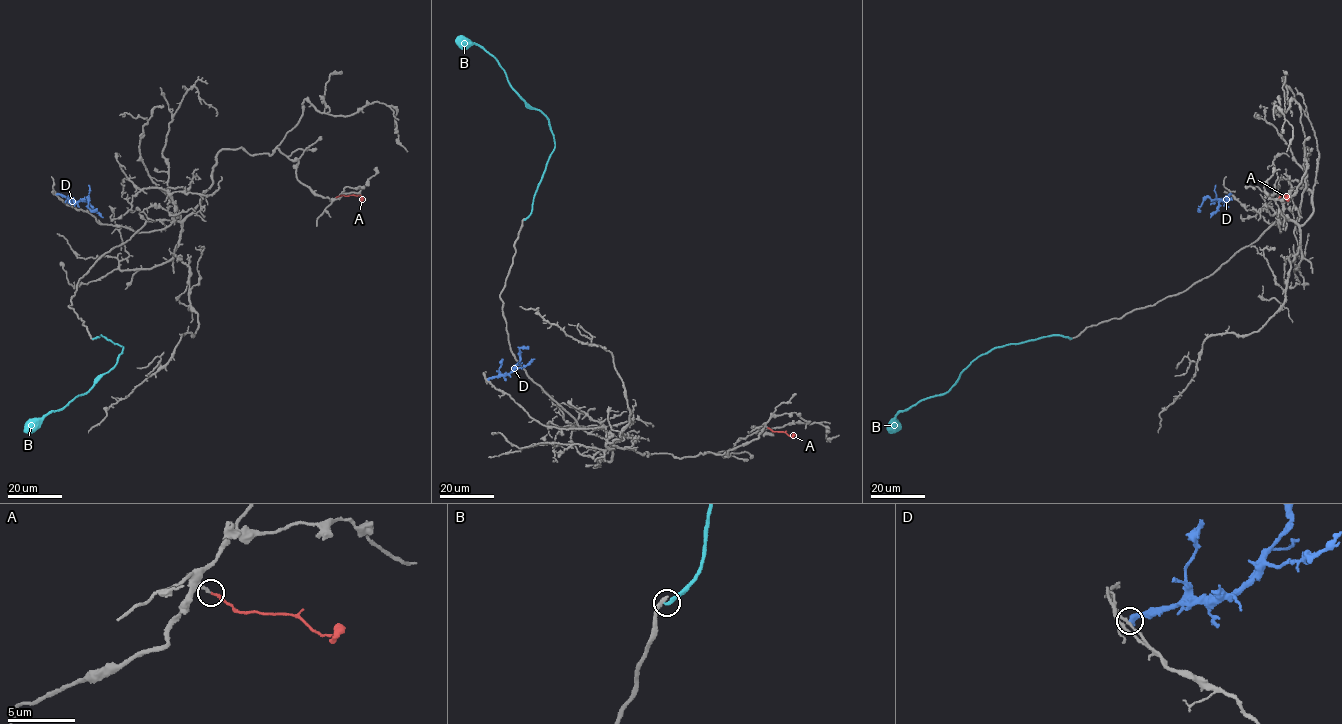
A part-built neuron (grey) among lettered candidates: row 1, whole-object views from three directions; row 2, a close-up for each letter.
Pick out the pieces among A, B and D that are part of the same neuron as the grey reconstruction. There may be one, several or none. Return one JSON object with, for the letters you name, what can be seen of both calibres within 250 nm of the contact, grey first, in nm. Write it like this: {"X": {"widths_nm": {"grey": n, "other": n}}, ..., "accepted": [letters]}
{"A": {"widths_nm": {"grey": 200, "other": 180}}, "accepted": ["A"]}

